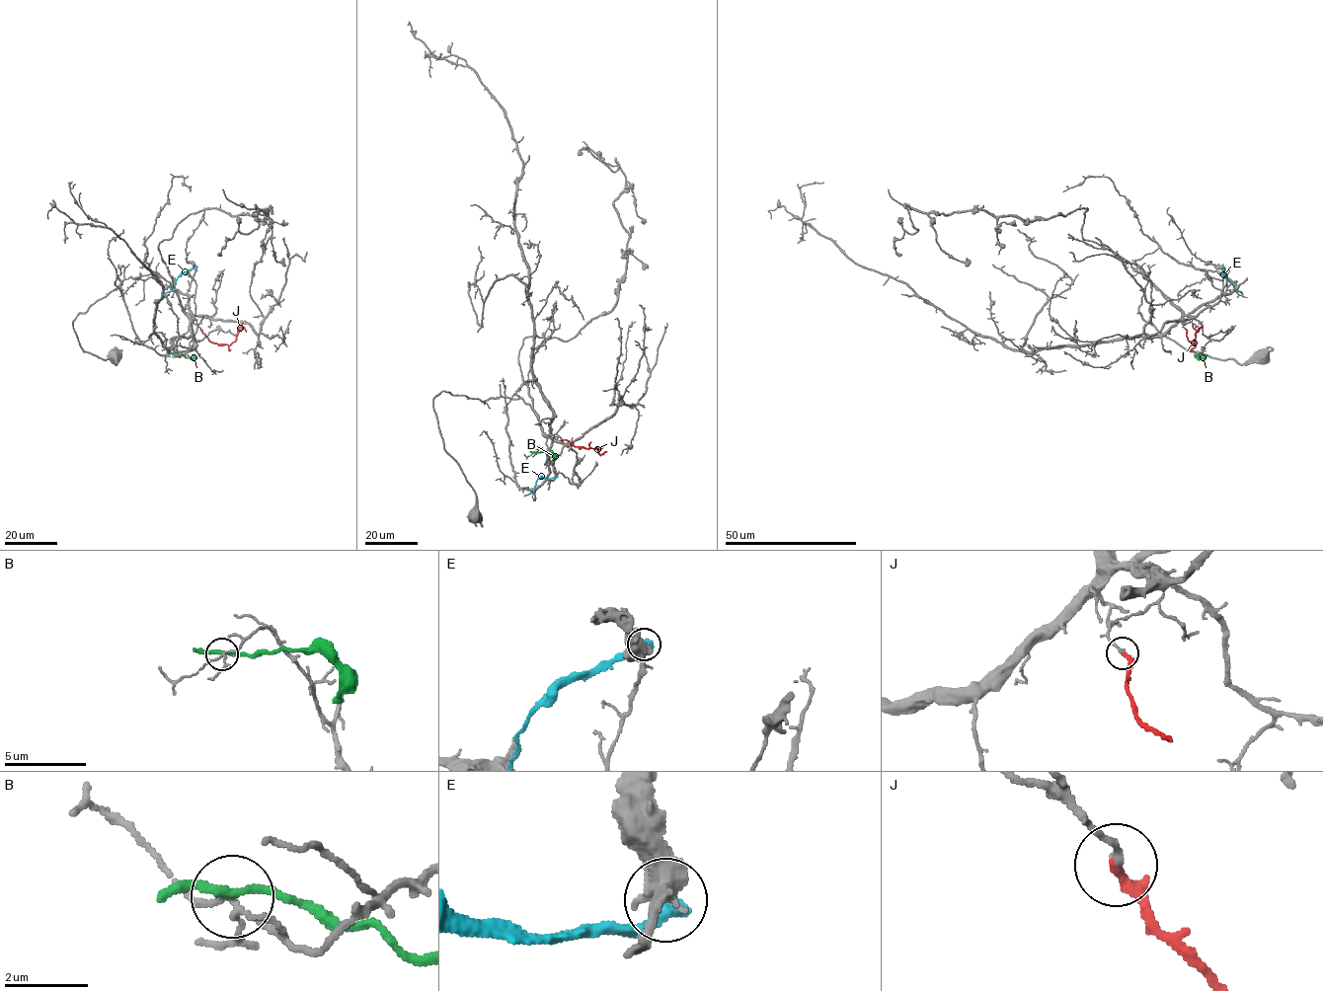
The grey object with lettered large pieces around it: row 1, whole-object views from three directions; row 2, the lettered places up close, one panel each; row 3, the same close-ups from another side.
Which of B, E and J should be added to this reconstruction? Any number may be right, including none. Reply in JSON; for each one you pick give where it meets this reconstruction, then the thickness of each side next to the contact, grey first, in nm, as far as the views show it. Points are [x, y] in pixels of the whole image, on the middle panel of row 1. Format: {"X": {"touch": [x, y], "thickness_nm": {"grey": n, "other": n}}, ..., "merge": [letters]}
{"merge": []}

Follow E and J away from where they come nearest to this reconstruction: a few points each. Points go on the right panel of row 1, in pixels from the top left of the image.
E: (1222, 266), (1224, 277), (1242, 294)
J: (1186, 330), (1187, 339), (1195, 345), (1196, 333), (1201, 328), (1198, 332)

